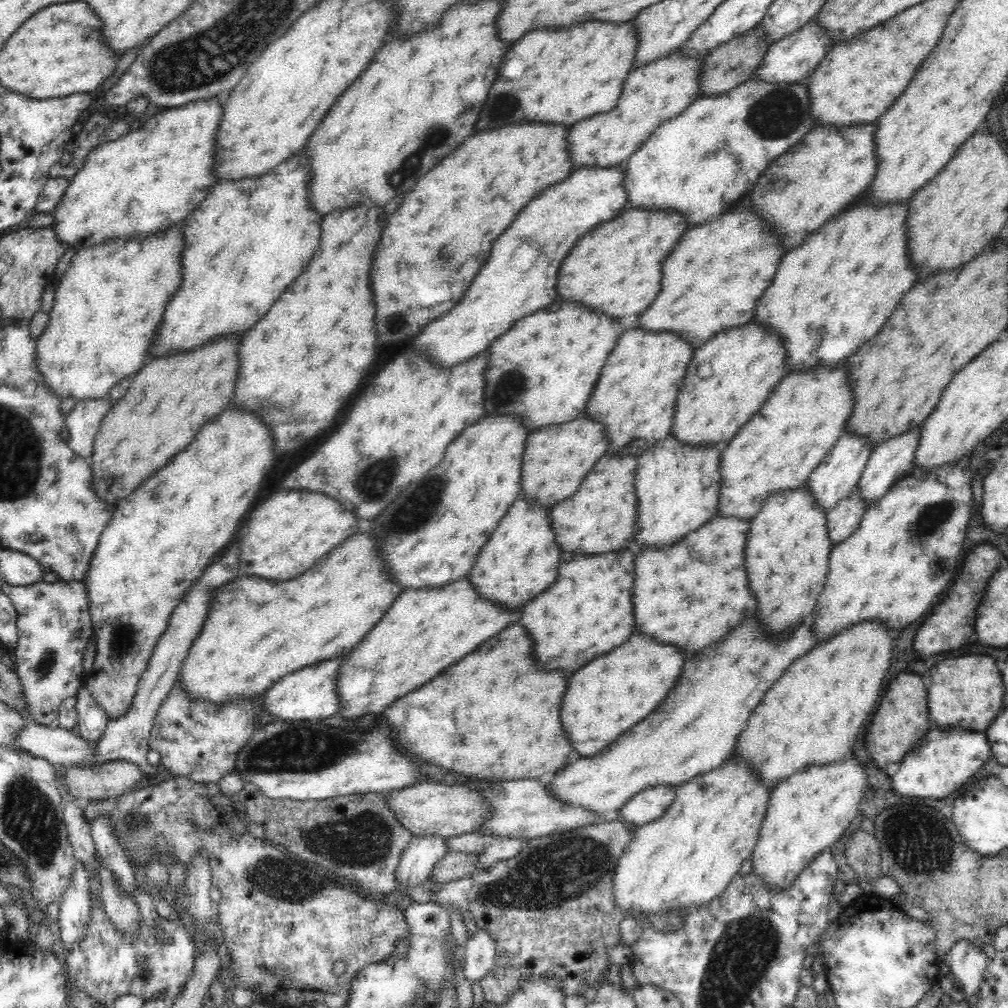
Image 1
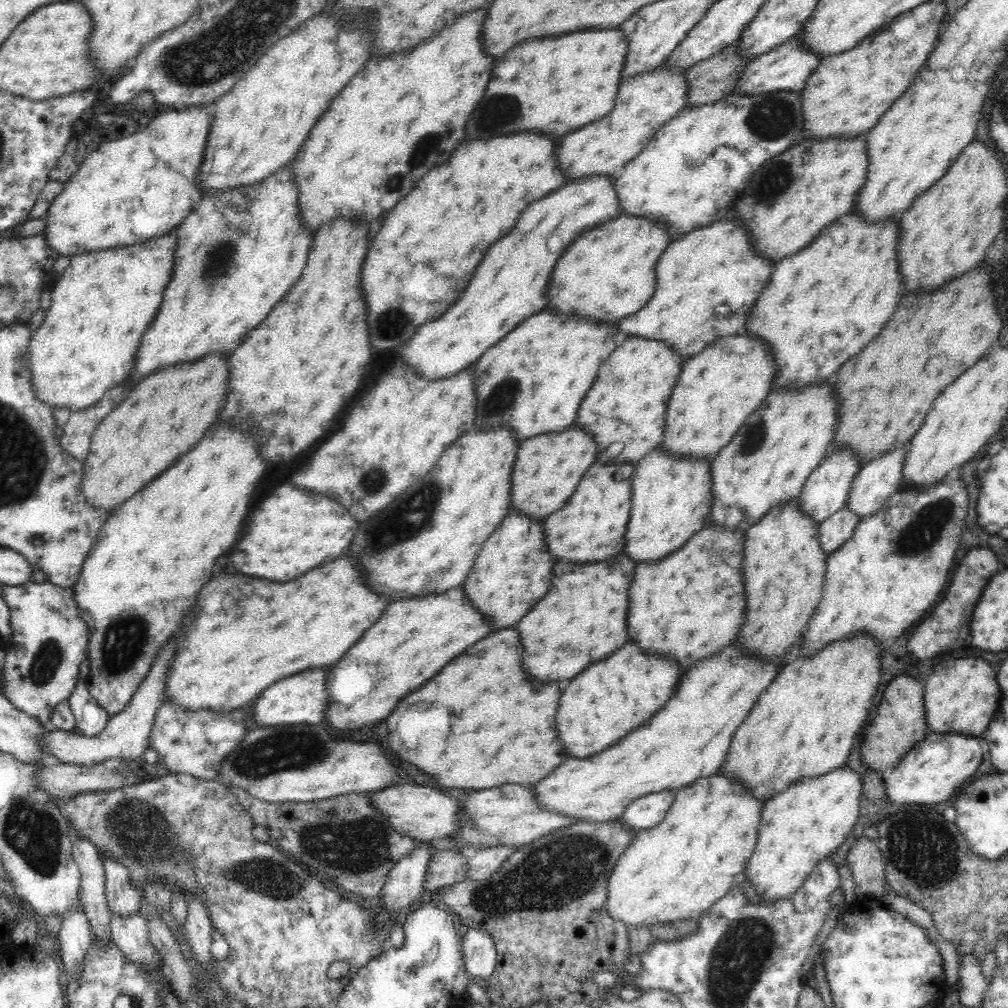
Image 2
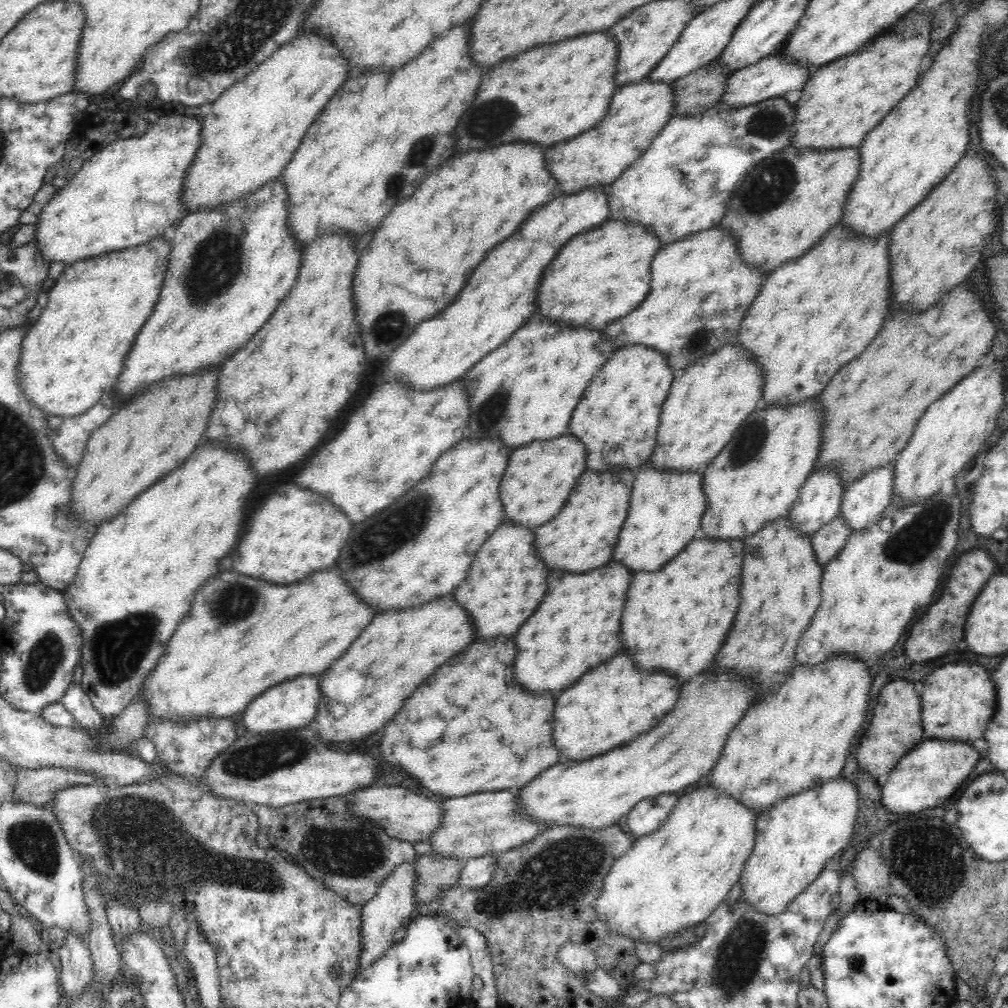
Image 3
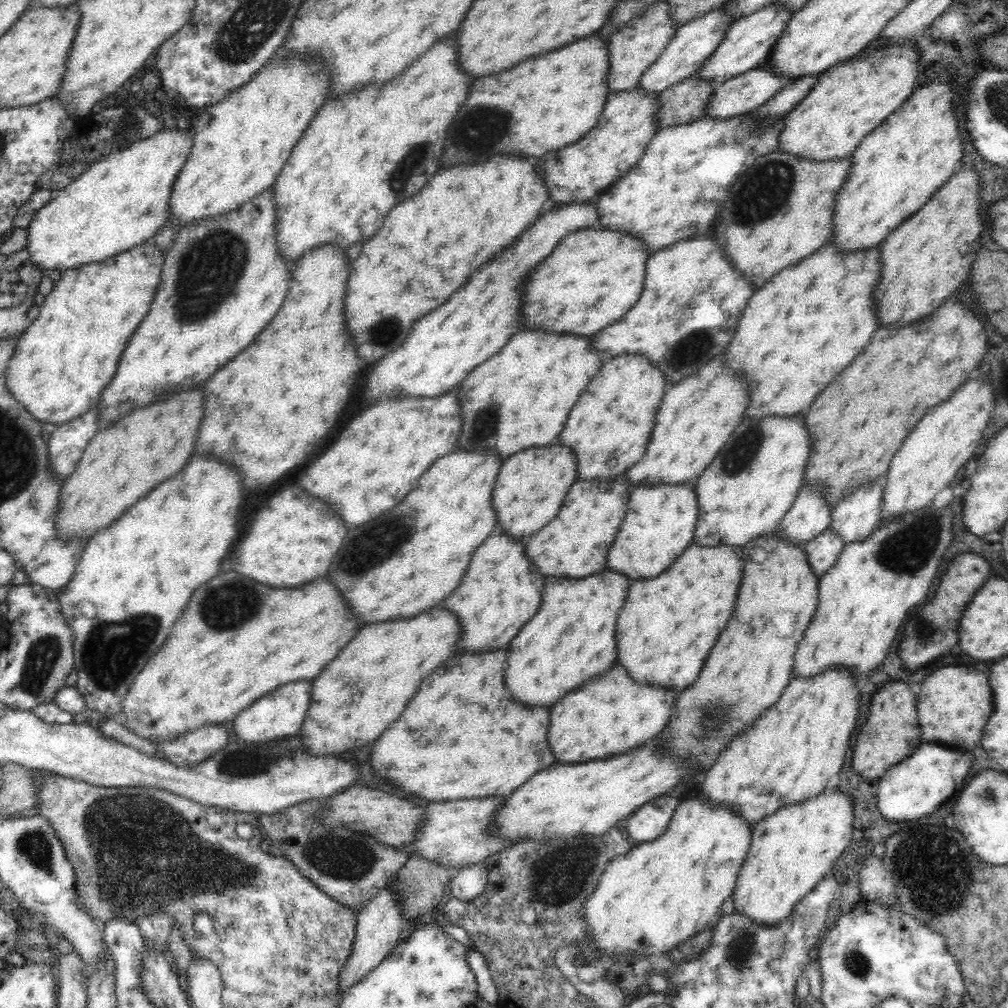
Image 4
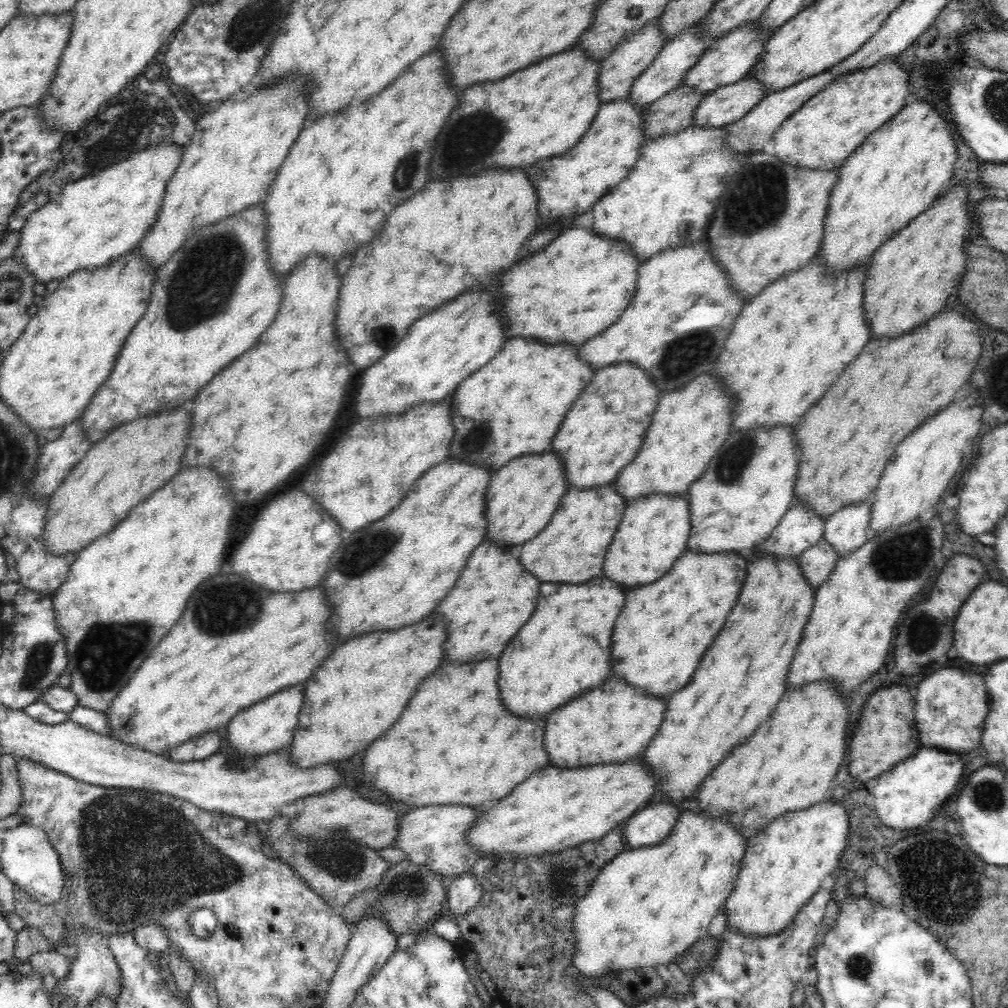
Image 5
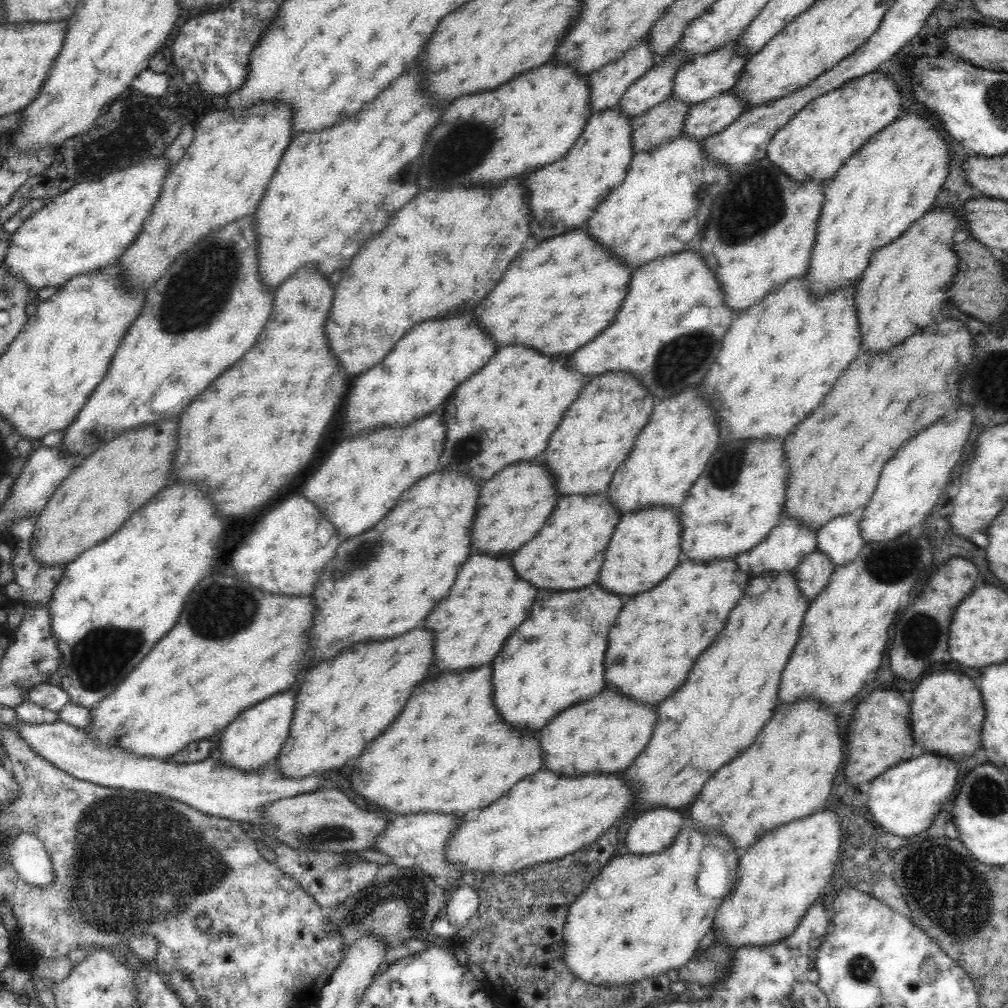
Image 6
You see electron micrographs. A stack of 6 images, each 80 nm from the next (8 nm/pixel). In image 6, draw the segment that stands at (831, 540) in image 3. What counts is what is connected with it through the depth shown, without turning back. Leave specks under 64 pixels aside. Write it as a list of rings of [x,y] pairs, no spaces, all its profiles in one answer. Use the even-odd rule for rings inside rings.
[[[815,550],[807,554],[794,570],[794,579],[800,589],[800,595],[804,595],[810,604],[829,583],[834,567],[830,559],[824,553]]]

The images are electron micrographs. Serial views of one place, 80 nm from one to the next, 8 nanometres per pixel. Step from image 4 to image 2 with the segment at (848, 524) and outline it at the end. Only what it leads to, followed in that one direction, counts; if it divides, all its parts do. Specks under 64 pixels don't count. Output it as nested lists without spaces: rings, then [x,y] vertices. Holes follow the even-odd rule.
[[[908,444],[902,448],[894,449],[881,457],[876,457],[856,473],[852,484],[850,484],[851,488],[849,489],[845,506],[850,513],[858,515],[858,520],[874,515],[890,497],[894,496],[902,488],[900,484],[900,476],[902,476],[901,465],[904,462],[904,454],[907,448]]]

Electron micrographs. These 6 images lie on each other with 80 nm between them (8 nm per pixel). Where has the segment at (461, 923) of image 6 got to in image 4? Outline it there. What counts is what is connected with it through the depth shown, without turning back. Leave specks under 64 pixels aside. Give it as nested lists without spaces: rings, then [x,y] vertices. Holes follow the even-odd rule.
[[[482,864],[466,866],[453,874],[449,882],[450,896],[457,898],[463,904],[474,902],[487,886],[488,872]]]

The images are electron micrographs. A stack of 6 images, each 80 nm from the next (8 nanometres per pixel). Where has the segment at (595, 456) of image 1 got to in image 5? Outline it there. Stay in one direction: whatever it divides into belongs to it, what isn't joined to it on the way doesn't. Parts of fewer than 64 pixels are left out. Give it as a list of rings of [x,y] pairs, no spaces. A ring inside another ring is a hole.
[[[548,451],[540,453],[538,456],[522,456],[522,458],[508,462],[488,482],[484,498],[484,517],[486,517],[486,524],[488,524],[486,538],[492,540],[494,544],[500,544],[500,546],[520,546],[520,544],[532,540],[532,536],[536,536],[552,518],[560,499],[568,491],[566,486],[568,483],[566,483],[564,467],[562,467],[560,459],[554,456],[554,453]]]

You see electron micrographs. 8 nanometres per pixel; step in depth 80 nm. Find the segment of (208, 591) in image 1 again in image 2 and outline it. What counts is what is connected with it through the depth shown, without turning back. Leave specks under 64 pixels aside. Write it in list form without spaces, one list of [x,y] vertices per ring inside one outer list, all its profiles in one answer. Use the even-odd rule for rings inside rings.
[[[174,637],[170,644],[166,644],[156,660],[152,663],[151,669],[142,684],[136,689],[130,702],[114,716],[111,716],[100,734],[88,737],[79,732],[62,731],[51,728],[42,738],[45,752],[53,756],[55,762],[62,765],[93,765],[102,763],[106,758],[128,758],[128,760],[138,760],[142,752],[149,746],[148,736],[154,714],[162,704],[164,696],[164,676],[168,670],[168,664],[172,662],[172,656],[176,652],[177,638]]]

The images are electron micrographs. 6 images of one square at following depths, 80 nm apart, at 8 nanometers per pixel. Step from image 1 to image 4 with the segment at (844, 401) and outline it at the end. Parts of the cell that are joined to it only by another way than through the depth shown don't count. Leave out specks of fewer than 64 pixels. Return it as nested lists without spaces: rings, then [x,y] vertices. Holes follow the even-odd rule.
[[[794,416],[794,418],[767,418],[766,420],[746,420],[736,426],[732,436],[728,439],[728,442],[718,450],[716,458],[708,465],[708,468],[704,469],[699,477],[694,481],[694,488],[696,494],[696,526],[694,528],[694,536],[692,536],[692,542],[700,544],[700,546],[710,548],[710,546],[744,546],[748,542],[760,538],[772,533],[775,528],[780,524],[782,517],[790,510],[795,498],[798,497],[799,491],[802,488],[802,478],[804,478],[804,464],[808,460],[809,452],[809,440],[808,432],[804,426],[803,418],[800,416]]]

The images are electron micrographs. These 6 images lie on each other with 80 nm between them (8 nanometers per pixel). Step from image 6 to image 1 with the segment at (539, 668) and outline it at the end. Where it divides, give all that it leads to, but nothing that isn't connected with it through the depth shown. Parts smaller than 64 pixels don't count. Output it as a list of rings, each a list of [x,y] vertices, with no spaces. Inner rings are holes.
[[[630,550],[602,556],[562,554],[556,582],[526,604],[520,618],[520,624],[532,638],[536,662],[544,670],[580,670],[584,664],[624,644],[634,632],[632,582],[634,554]]]

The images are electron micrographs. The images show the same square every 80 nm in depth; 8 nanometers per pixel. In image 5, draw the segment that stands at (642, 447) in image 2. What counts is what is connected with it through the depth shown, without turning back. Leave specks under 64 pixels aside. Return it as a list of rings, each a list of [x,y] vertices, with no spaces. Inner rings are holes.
[[[634,364],[608,366],[608,368],[598,370],[593,376],[590,384],[584,388],[578,400],[568,410],[564,422],[560,424],[558,434],[552,438],[549,449],[550,453],[556,454],[560,459],[564,473],[568,476],[566,483],[584,489],[602,488],[602,486],[612,484],[616,480],[618,472],[634,460],[634,456],[638,454],[638,448],[642,444],[644,432],[651,424],[652,414],[656,410],[660,397],[656,386],[646,376],[646,372]]]

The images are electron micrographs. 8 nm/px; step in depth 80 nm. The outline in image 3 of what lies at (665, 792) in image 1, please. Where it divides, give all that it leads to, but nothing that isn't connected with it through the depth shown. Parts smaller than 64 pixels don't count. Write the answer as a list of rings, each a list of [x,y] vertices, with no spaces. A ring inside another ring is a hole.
[[[674,793],[641,800],[626,815],[628,830],[639,838],[652,836],[667,821],[679,798]]]

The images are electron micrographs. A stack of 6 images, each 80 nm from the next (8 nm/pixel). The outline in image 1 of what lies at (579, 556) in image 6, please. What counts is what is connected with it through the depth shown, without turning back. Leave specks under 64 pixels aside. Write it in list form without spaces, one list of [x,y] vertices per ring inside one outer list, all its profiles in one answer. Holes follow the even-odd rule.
[[[602,455],[584,477],[578,492],[554,505],[550,510],[552,530],[562,552],[596,556],[616,552],[632,544],[636,532],[636,464],[634,455]]]

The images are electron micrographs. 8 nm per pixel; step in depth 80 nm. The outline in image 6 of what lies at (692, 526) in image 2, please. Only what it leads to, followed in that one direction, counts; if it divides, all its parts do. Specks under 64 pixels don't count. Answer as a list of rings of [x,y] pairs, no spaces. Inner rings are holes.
[[[652,507],[626,513],[620,517],[606,550],[606,560],[600,570],[600,586],[618,596],[634,596],[652,590],[680,562],[679,513],[668,507]]]

